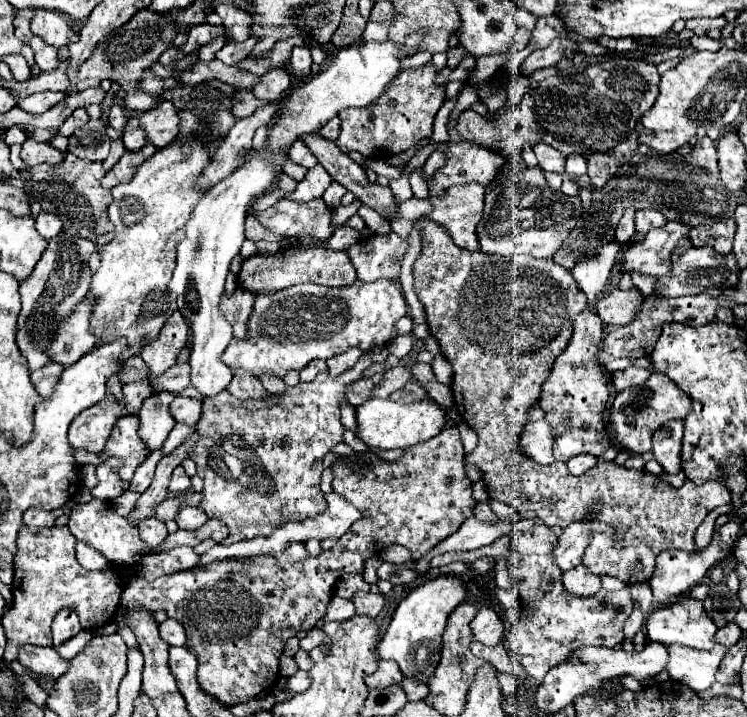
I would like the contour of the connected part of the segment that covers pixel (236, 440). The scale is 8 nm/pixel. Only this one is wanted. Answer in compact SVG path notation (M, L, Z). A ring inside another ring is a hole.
M363 354L359 362L339 376L331 376L327 370L319 372L311 382L299 382L297 386L287 386L283 394L267 396L279 402L261 410L249 410L243 406L245 400L235 398L229 390L217 396L203 398L201 420L197 422L199 440L189 450L189 458L197 464L197 474L203 478L203 500L201 508L209 518L221 520L229 528L229 536L221 542L225 546L253 540L257 536L269 536L287 522L303 522L315 518L327 510L327 502L319 488L321 472L325 470L323 458L331 452L335 444L343 442L345 426L341 424L341 402L347 400L347 386L363 378L363 372L371 366L371 358Z

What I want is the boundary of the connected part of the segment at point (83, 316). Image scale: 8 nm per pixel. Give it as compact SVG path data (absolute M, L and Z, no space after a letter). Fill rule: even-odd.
M91 300L79 302L71 318L65 322L65 326L59 326L57 340L53 346L47 348L47 354L51 354L53 362L59 362L63 366L75 364L83 354L91 352L97 344L97 338L89 332L89 314L91 314Z

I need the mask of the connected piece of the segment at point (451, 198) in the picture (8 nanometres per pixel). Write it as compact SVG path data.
M467 182L463 186L453 186L440 196L429 196L429 204L431 204L431 212L425 216L429 220L433 220L435 224L443 226L451 238L455 240L457 246L475 252L479 250L479 242L475 238L475 226L481 218L484 210L485 187L479 182Z

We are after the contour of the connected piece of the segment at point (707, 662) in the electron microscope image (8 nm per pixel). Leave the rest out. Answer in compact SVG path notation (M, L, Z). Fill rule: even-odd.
M677 643L666 644L666 648L671 650L667 672L675 682L681 682L685 686L689 686L691 680L693 684L701 684L697 688L691 688L695 692L709 690L713 686L713 682L717 680L715 674L729 649L721 643L716 643L711 650L697 650Z

